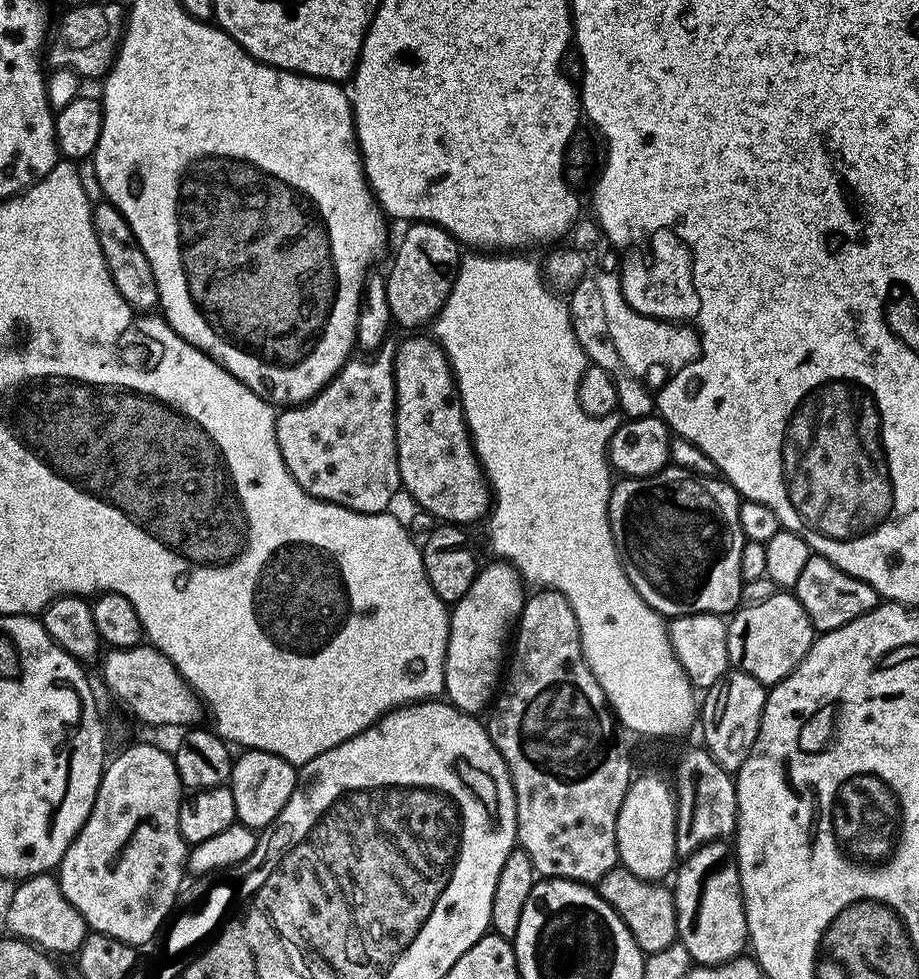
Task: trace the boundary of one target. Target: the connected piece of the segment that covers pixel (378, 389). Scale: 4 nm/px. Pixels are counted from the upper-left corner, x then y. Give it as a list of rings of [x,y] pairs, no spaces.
[[[386,342],[375,352],[371,353],[368,360],[349,359],[347,364],[343,364],[338,370],[338,374],[324,387],[313,400],[308,400],[304,404],[288,406],[277,415],[276,418],[276,441],[282,454],[282,462],[286,462],[286,470],[302,486],[306,494],[314,498],[324,500],[328,504],[337,504],[343,508],[349,508],[355,512],[386,512],[393,506],[392,499],[396,496],[396,491],[401,491],[400,467],[398,466],[398,450],[396,449],[396,350],[397,345],[392,342]]]

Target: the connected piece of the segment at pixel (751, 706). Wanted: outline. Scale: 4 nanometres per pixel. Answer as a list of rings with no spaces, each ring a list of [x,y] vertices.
[[[729,670],[714,686],[703,693],[698,708],[698,728],[704,731],[703,747],[713,756],[714,762],[728,773],[740,771],[748,752],[758,738],[758,726],[762,722],[762,710],[768,697],[766,686],[750,674]]]

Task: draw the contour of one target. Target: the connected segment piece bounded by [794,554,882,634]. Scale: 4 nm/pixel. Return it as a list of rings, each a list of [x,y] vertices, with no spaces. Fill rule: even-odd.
[[[809,555],[806,567],[798,578],[794,595],[802,610],[806,610],[806,618],[810,618],[813,629],[823,634],[830,630],[838,630],[846,626],[846,622],[854,622],[854,618],[862,618],[870,610],[874,610],[881,603],[882,597],[866,582],[846,574],[834,562],[824,556]]]

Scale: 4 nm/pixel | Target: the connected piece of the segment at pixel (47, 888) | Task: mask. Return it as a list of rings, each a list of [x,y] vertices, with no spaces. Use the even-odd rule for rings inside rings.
[[[55,875],[29,876],[15,885],[12,897],[8,900],[8,909],[4,912],[4,924],[11,935],[35,944],[37,948],[49,953],[71,952],[76,954],[86,942],[84,935],[90,929],[84,923],[82,914],[66,902],[66,894],[62,894],[60,881]]]

